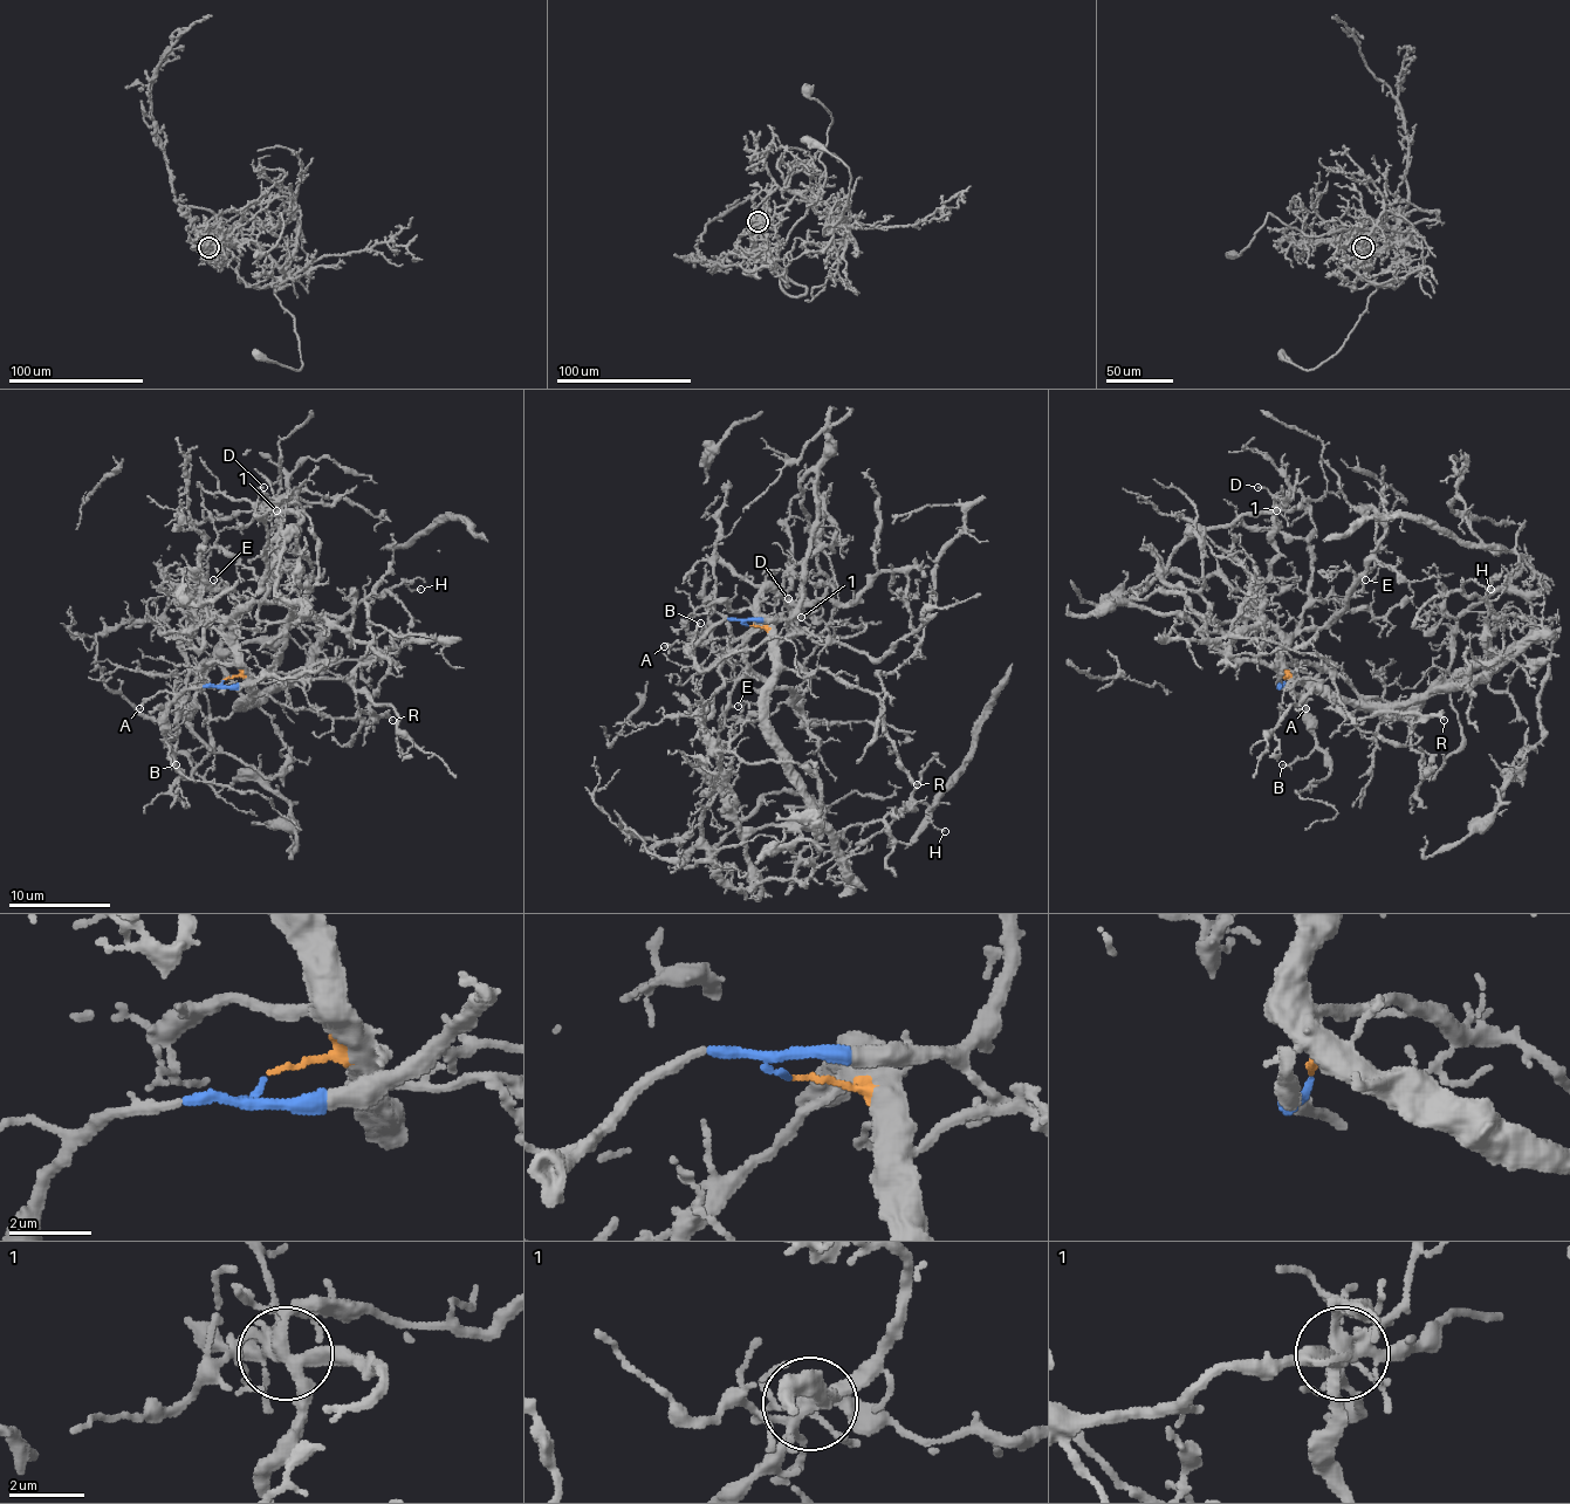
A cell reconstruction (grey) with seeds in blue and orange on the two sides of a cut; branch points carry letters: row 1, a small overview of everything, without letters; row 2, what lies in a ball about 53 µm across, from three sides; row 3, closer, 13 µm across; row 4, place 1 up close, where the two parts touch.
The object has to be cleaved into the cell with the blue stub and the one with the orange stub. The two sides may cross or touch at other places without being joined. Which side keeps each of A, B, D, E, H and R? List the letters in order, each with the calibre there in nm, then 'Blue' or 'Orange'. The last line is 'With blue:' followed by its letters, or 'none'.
A: Thickness 140 nm. Blue
B: Thickness 150 nm. Blue
D: Thickness 130 nm. Blue
E: Thickness 70 nm. Orange
H: Thickness 100 nm. Orange
R: Thickness 260 nm. Orange
With blue: A, B, D

